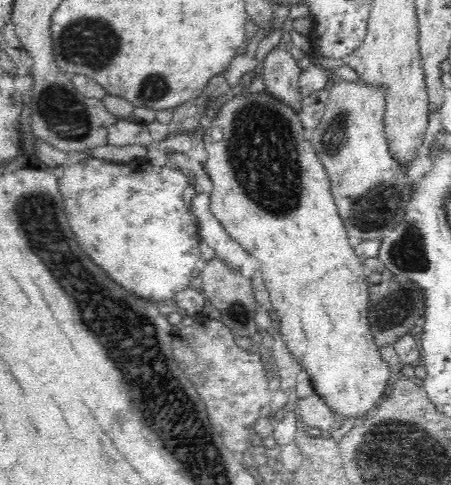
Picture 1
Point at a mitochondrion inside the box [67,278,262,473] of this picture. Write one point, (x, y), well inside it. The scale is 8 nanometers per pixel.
(236, 314)

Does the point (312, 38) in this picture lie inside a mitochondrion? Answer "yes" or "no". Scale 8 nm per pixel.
no

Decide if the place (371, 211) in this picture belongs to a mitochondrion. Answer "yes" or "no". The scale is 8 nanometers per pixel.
yes

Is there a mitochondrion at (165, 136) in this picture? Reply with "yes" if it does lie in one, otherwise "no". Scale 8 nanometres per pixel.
no

